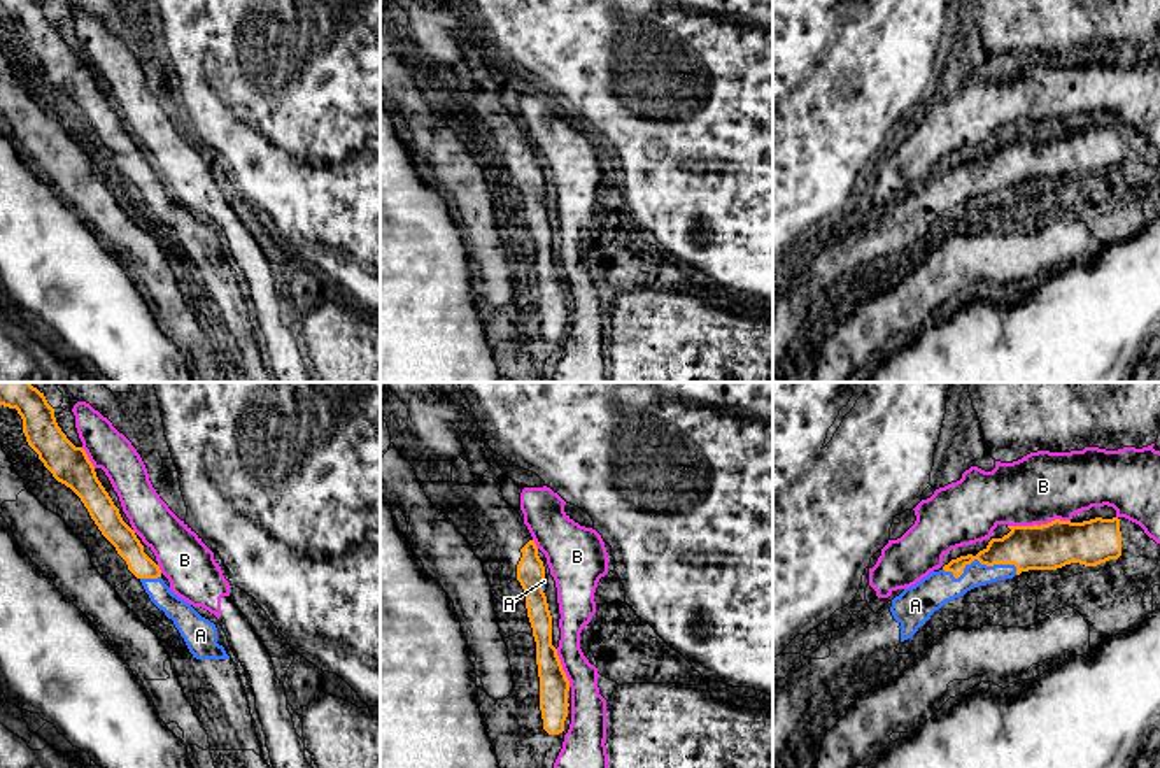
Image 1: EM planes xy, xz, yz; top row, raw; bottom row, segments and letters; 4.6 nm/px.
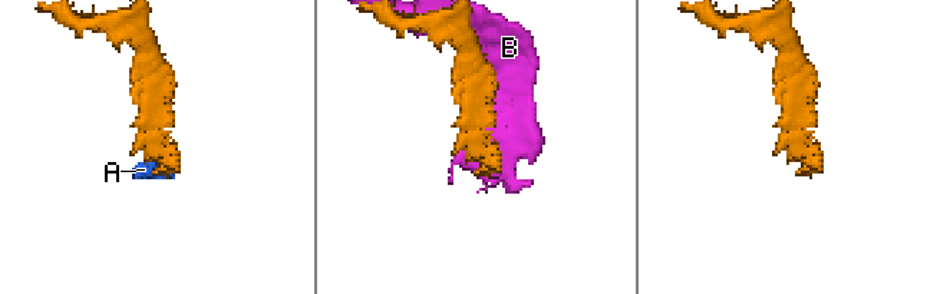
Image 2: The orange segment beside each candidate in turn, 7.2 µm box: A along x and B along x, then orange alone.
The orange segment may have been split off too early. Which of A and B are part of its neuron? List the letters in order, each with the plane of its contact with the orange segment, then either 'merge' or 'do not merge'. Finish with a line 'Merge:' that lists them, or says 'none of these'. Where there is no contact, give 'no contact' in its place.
A: contact in yz; merge
B: contact in yz; do not merge
Merge: A

